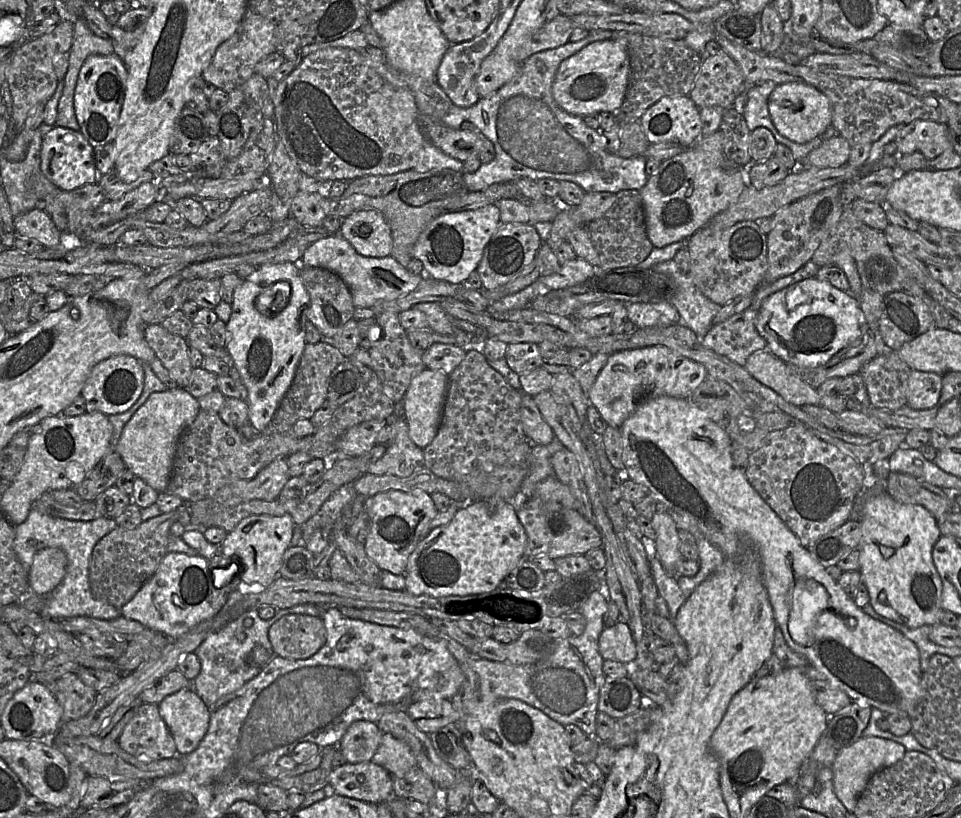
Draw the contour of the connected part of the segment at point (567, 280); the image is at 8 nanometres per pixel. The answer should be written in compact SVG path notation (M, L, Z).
M577 257L563 264L557 272L548 276L540 276L538 281L543 287L551 290L569 288L592 277L597 268Z

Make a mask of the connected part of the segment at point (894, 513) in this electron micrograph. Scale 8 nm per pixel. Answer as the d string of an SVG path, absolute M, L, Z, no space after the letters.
M884 491L865 499L860 522L862 538L857 549L860 551L862 582L868 589L870 605L883 617L909 628L939 623L945 610L941 606L942 582L932 558L933 547L942 536L935 517L925 507L897 502Z

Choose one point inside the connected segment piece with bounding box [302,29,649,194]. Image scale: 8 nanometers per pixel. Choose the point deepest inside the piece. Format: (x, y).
(534, 138)

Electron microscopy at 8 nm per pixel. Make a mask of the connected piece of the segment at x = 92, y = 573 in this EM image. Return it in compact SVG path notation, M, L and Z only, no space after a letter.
M179 511L162 513L142 521L135 528L116 527L93 548L89 563L89 584L93 596L118 610L129 602L156 572L168 552L170 529L179 519Z

